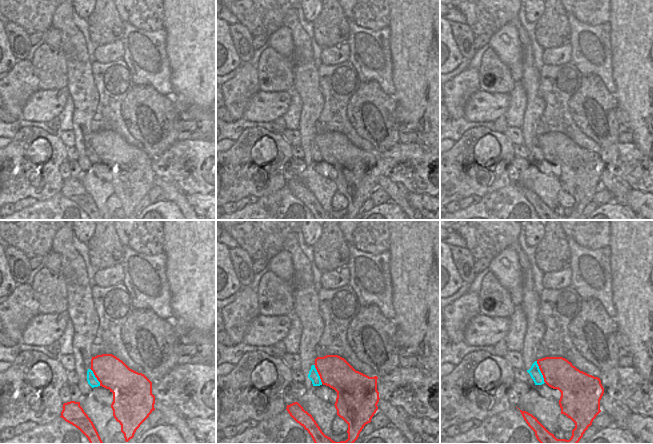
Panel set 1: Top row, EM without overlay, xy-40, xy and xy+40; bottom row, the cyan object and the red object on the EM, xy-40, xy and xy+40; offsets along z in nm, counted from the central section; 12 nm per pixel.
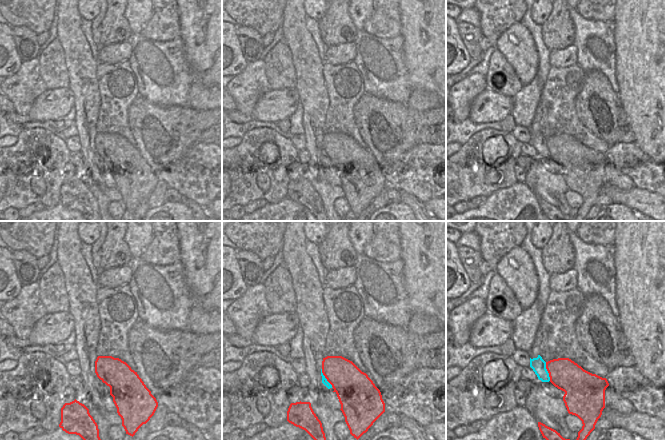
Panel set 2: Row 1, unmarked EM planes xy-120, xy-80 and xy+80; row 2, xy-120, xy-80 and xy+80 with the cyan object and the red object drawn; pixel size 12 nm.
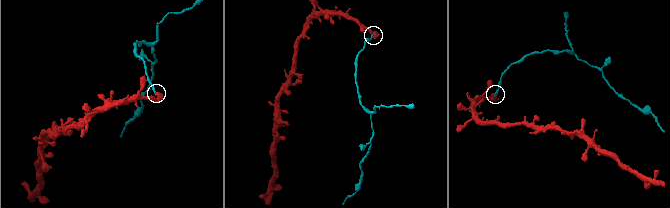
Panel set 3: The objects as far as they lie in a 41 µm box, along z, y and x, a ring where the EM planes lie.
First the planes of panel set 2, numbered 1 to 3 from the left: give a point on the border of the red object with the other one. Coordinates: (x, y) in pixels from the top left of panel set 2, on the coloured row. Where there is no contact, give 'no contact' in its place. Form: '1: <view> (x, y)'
1: no contact
2: xy-80 (325, 378)
3: xy+80 (547, 371)

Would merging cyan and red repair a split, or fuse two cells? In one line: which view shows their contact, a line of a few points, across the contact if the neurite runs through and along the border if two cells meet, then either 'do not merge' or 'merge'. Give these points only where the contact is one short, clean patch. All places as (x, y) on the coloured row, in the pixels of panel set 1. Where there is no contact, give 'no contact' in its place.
xy+40 | xy+40 (536, 361), (545, 382) | do not merge

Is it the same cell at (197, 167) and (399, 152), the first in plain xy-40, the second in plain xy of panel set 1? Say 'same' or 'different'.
same

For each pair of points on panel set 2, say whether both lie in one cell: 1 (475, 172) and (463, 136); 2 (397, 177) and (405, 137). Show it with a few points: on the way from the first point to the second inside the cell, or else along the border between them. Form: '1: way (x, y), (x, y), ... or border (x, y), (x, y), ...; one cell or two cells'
1: border (485, 129), (476, 131), (461, 145); two cells
2: border (417, 143), (382, 165); two cells

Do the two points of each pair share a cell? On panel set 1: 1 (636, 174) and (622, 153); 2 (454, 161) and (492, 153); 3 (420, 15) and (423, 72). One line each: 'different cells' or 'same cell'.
1: same cell
2: same cell
3: same cell

